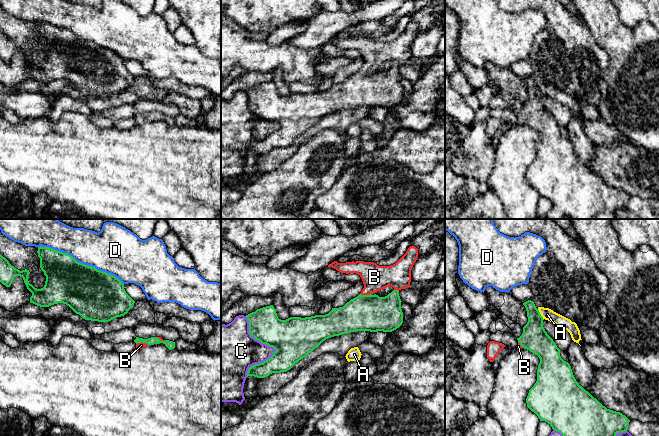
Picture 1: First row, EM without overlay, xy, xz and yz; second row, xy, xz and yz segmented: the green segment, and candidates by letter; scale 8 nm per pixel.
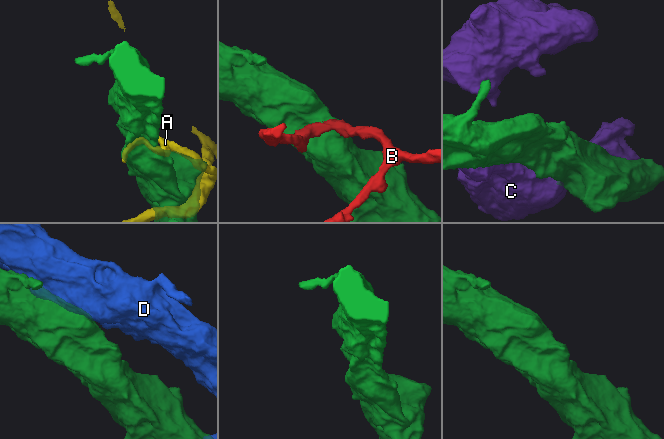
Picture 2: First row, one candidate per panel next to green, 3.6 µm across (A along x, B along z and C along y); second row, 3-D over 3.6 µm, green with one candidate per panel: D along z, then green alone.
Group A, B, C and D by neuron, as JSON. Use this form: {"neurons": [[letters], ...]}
{"neurons": [["A"], ["B"], ["C"], ["D"]]}

